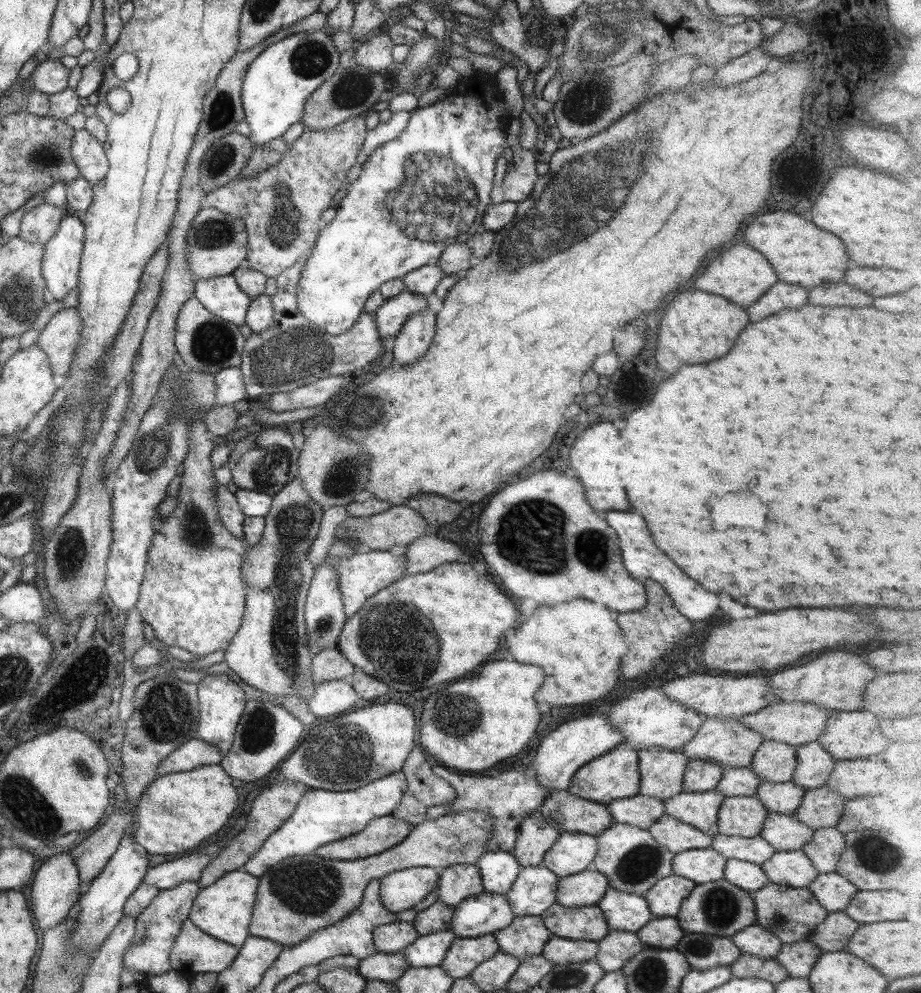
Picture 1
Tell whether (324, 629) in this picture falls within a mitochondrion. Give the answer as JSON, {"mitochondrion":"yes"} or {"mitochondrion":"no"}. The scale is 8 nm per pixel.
{"mitochondrion":"yes"}

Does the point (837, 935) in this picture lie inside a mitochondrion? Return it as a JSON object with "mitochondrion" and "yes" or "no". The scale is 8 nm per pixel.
{"mitochondrion":"no"}

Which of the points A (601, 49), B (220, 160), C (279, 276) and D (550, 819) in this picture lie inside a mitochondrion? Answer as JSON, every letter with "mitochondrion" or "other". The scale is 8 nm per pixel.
{"A":"mitochondrion","B":"mitochondrion","C":"other","D":"other"}

